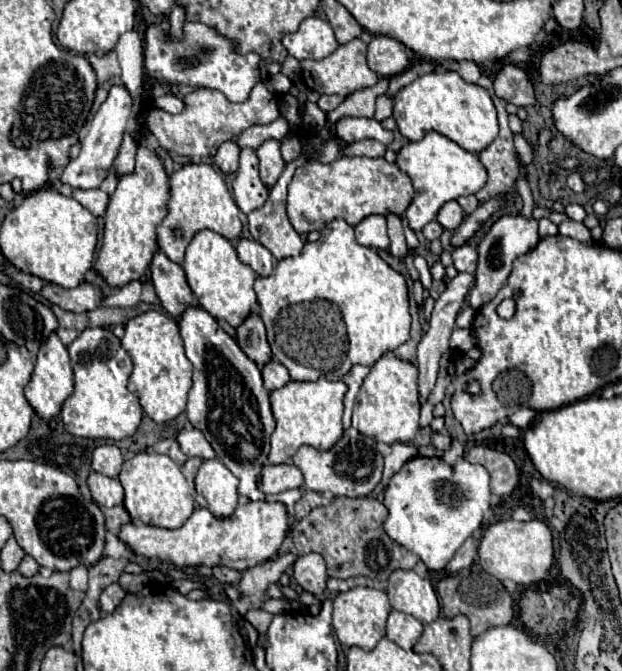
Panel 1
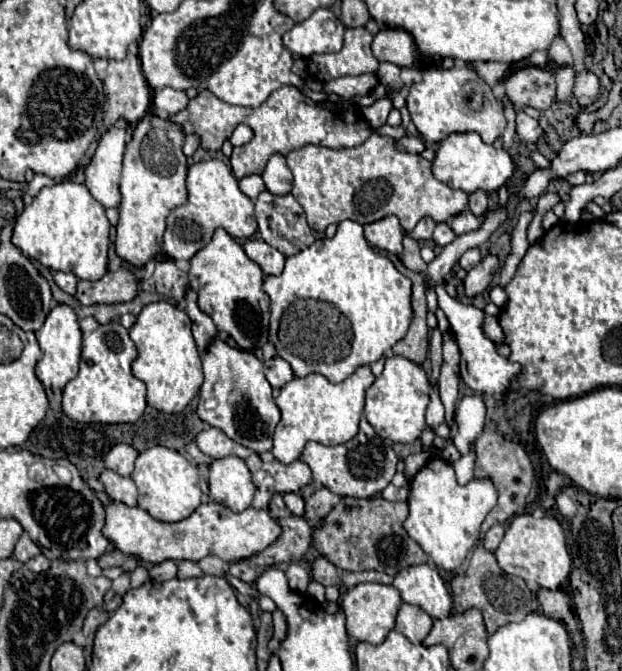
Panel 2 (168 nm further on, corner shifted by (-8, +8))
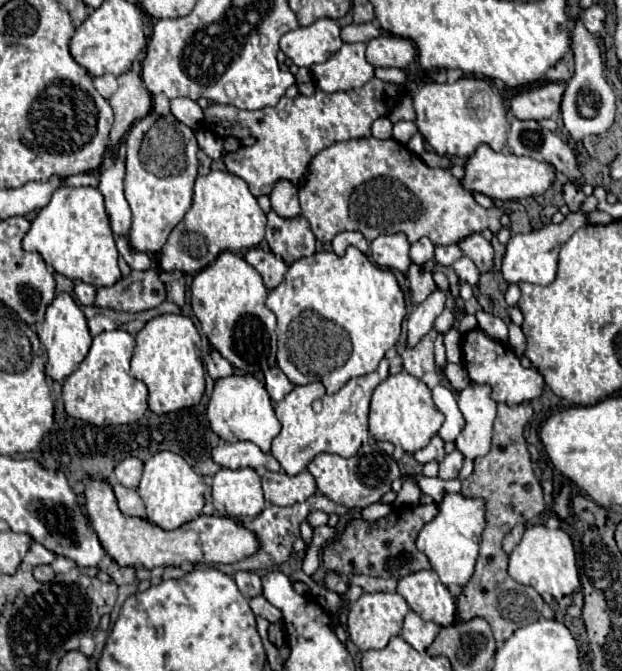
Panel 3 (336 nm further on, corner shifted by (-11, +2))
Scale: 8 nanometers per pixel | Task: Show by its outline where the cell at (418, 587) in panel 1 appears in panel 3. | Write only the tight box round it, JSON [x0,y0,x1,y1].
[398,570,456,626]

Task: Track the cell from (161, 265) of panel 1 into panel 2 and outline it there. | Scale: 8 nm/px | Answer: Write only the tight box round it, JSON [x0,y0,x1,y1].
[185,288,217,352]

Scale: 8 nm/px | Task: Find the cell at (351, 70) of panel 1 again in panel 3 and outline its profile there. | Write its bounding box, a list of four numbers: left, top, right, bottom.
[312,44,374,92]

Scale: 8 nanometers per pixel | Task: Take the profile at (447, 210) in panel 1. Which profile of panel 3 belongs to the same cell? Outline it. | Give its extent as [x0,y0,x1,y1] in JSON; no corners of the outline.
[458,234,494,272]

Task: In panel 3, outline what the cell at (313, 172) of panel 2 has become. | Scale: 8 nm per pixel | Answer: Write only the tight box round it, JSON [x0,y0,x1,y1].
[298,138,506,246]

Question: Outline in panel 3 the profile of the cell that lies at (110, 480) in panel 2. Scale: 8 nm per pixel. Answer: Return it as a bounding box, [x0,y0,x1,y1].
[112,484,146,518]

